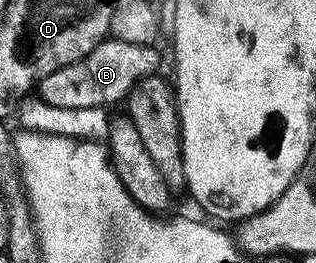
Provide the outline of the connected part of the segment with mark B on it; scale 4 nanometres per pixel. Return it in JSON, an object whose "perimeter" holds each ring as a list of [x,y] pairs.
{"perimeter":[[[104,41],[82,62],[74,62],[58,74],[50,74],[40,84],[39,99],[47,104],[68,110],[90,110],[94,108],[111,109],[111,104],[123,105],[133,90],[144,80],[161,75],[164,60],[160,57],[159,47],[130,46],[130,42]]]}

